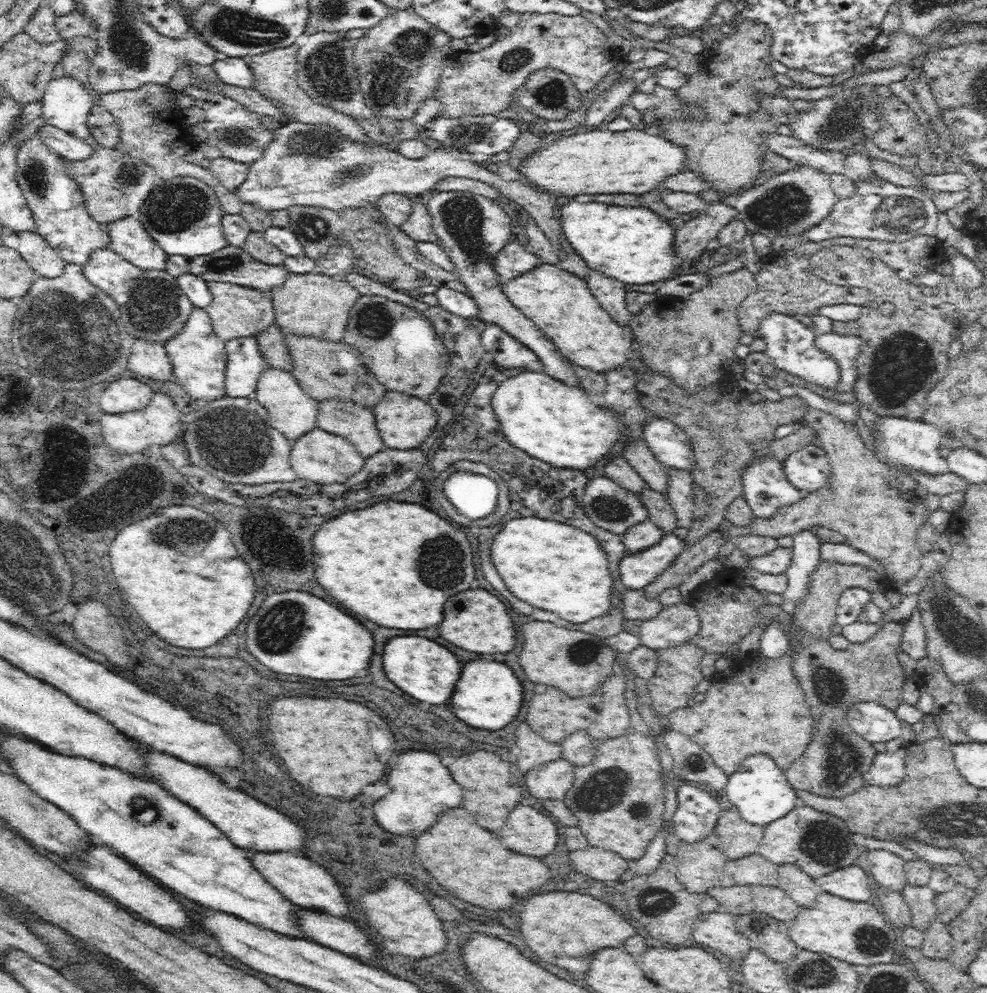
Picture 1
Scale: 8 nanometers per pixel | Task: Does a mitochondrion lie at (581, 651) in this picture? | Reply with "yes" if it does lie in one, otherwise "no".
yes

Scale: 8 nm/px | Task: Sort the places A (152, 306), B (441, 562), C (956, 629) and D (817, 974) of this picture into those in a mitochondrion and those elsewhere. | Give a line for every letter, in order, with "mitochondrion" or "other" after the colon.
A: mitochondrion
B: mitochondrion
C: mitochondrion
D: mitochondrion

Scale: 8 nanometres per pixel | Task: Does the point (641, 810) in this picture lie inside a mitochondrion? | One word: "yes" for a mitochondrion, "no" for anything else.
yes

